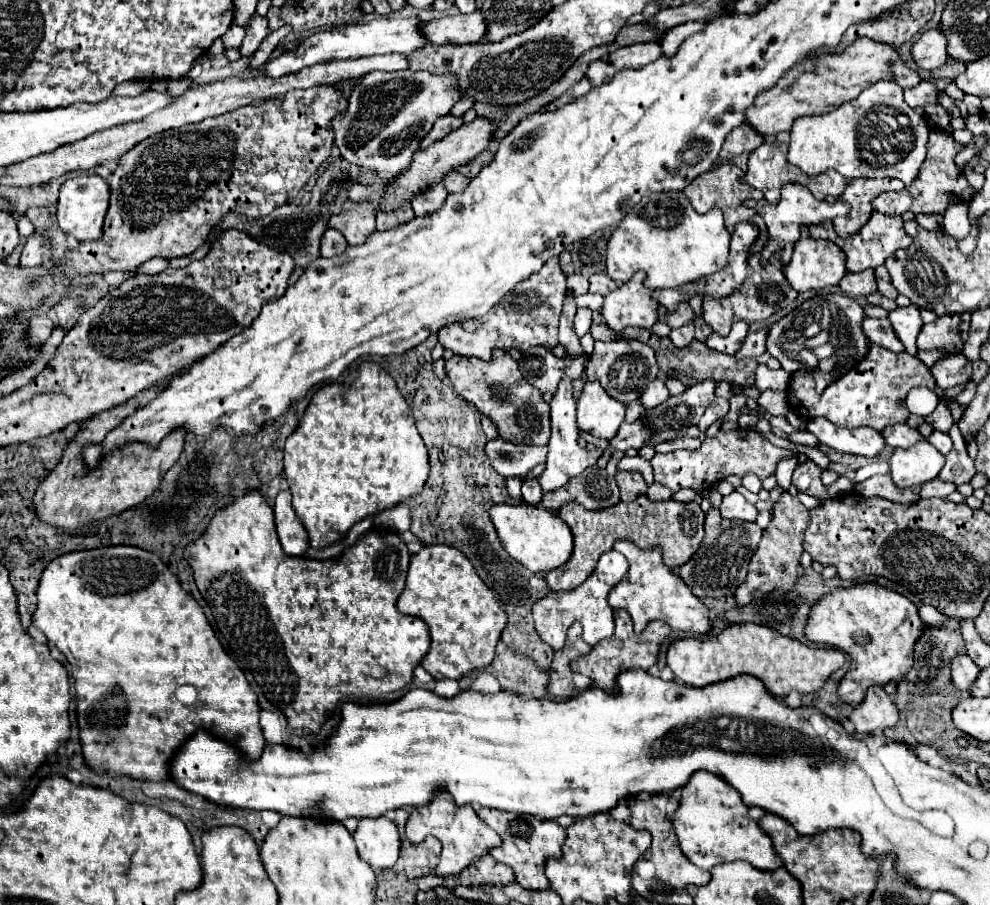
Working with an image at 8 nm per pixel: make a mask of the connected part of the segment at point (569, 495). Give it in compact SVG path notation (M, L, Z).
M589 466L585 472L569 480L565 486L545 492L543 506L557 512L561 506L569 502L577 502L587 510L611 508L619 502L619 488L613 476L607 474L605 468Z

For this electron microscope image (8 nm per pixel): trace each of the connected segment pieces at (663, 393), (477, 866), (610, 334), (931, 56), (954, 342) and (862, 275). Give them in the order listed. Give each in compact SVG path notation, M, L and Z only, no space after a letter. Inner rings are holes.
M657 378L657 380L653 380L651 384L649 384L649 388L641 394L641 406L645 408L645 410L649 410L649 408L655 408L655 406L659 406L661 402L665 402L669 398L669 392L667 392L667 388L665 388L665 384L663 384L663 380L661 378Z
M483 856L457 876L459 886L483 886L483 884L511 884L515 882L513 870L493 856Z
M591 324L591 336L593 340L603 340L603 342L611 342L611 340L621 340L621 332L611 330L607 324Z
M931 28L919 36L919 40L911 46L911 58L923 70L935 70L947 60L947 40L937 30Z
M947 314L937 318L931 324L925 324L917 336L917 346L919 350L933 350L941 348L949 354L961 352L963 340L959 336L959 316L957 314Z
M865 270L865 272L859 272L859 274L851 274L849 272L839 282L839 288L847 296L869 296L869 294L877 292L875 274L873 274L873 270Z

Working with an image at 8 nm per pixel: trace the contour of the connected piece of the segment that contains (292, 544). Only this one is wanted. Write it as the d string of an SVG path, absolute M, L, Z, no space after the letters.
M283 490L277 494L275 504L275 526L279 534L279 542L287 556L301 556L307 550L307 532L301 524L301 520L295 516L291 506L291 492Z

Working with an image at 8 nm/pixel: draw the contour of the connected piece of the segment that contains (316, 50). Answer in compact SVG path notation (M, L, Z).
M379 16L371 22L361 22L361 24L351 24L351 26L339 26L339 28L327 28L311 38L307 38L297 50L281 54L275 60L269 60L263 68L267 76L279 78L289 72L297 72L301 68L321 64L321 62L331 62L331 60L351 60L351 58L363 58L363 56L375 56L375 54L411 54L419 48L423 48L429 40L423 36L421 18L389 18L389 16Z

